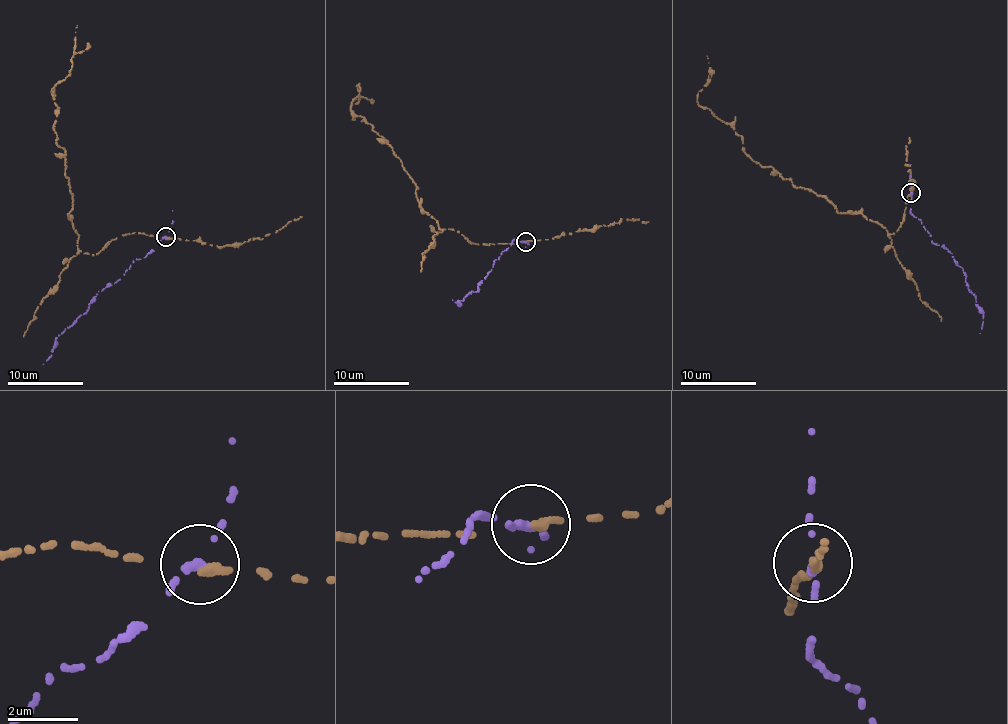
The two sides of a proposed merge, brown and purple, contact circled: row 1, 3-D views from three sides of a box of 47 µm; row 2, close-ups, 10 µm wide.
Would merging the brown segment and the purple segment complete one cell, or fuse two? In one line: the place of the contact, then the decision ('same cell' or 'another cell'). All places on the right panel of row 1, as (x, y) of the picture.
place (911, 192); another cell

